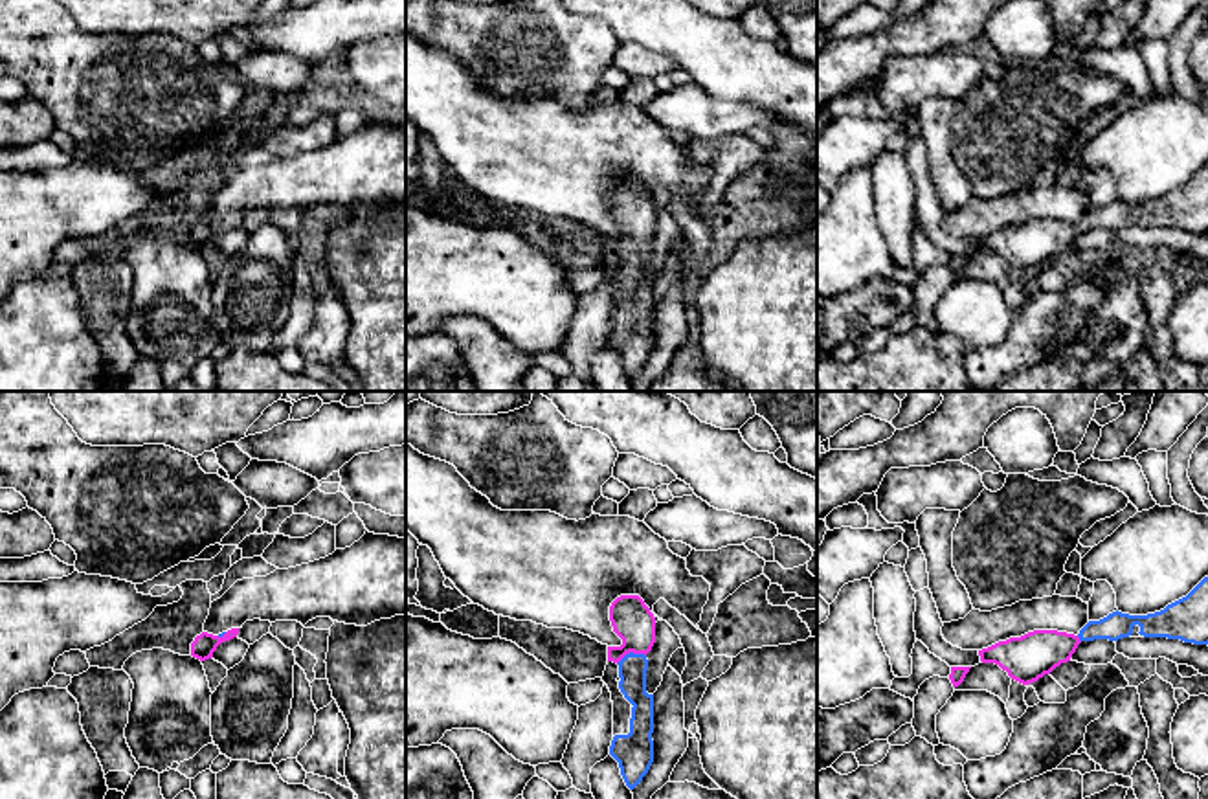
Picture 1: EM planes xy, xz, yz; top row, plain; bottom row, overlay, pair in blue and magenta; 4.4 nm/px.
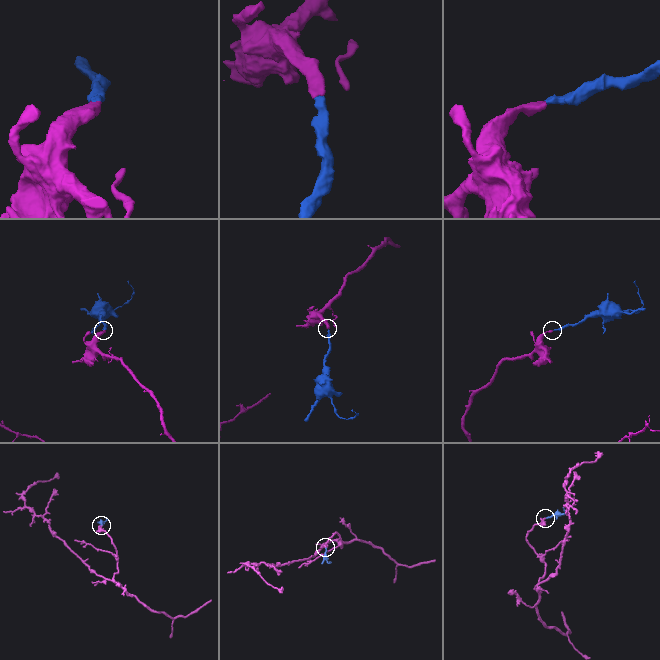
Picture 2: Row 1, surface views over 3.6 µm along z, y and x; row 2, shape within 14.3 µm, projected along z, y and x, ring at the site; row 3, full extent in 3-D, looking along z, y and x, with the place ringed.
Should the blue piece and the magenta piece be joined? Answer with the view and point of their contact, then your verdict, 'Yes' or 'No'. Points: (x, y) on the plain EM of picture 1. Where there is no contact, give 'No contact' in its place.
Touches blue at xz (630, 241). Yes

